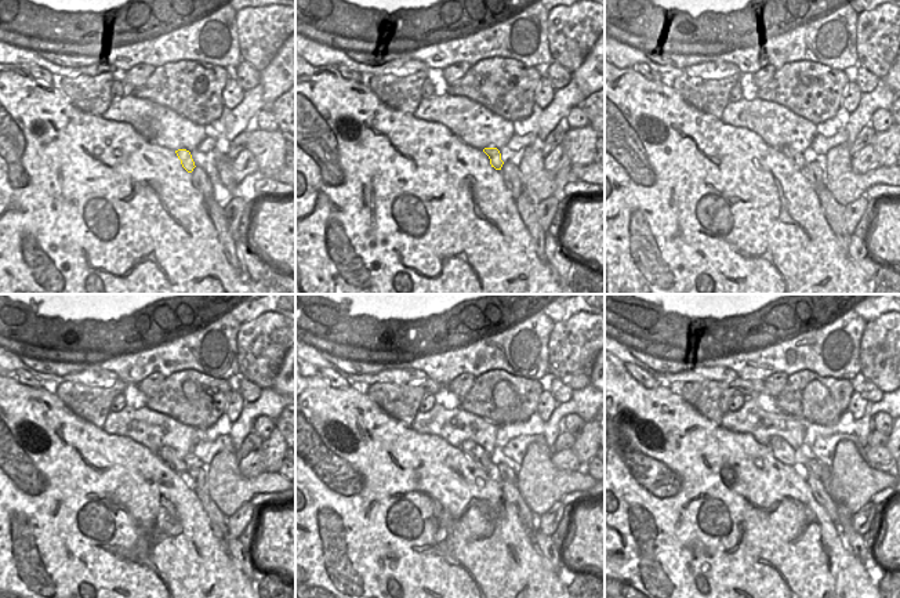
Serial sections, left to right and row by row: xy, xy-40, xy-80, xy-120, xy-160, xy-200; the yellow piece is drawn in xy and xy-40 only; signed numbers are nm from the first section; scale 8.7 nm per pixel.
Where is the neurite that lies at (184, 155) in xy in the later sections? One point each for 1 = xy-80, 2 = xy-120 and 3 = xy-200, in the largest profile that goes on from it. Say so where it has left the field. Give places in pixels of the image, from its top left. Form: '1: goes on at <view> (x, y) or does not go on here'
1: goes on at xy-80 (797, 158)
2: goes on at xy-120 (167, 455)
3: goes on at xy-200 (783, 452)

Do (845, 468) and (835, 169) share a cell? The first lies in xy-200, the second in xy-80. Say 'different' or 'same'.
same

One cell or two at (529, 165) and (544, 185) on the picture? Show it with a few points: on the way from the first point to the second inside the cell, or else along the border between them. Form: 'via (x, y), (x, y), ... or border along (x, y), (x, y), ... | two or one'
via (532, 170), (539, 180) | one

